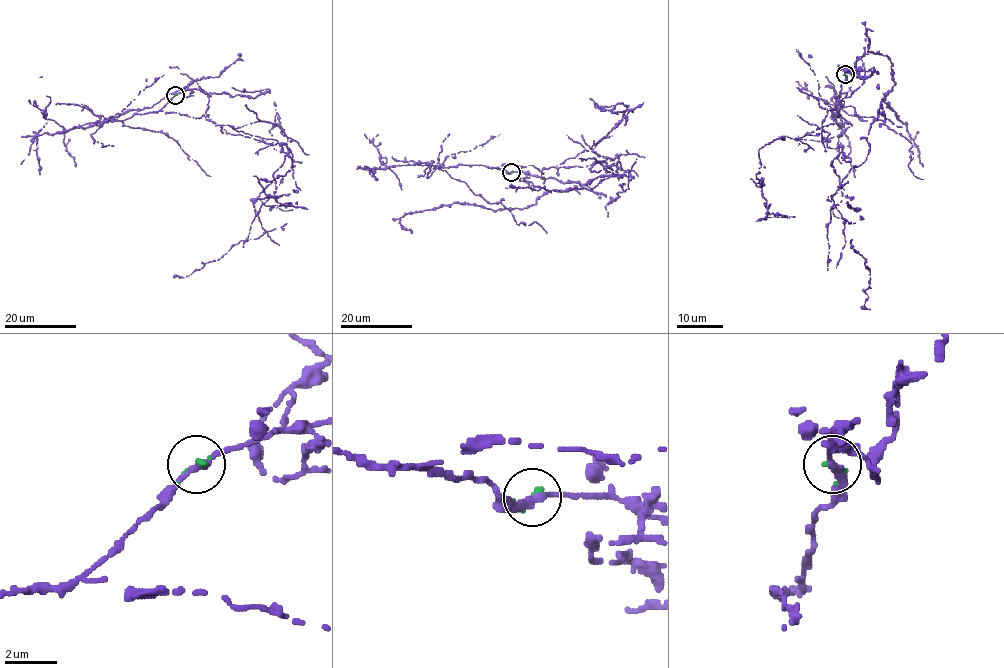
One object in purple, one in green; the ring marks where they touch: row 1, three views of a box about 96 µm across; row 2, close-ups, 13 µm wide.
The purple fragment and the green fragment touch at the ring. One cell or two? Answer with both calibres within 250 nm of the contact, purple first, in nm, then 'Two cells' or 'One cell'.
Thickness 260 nm (purple) against 180 nm. Two cells

